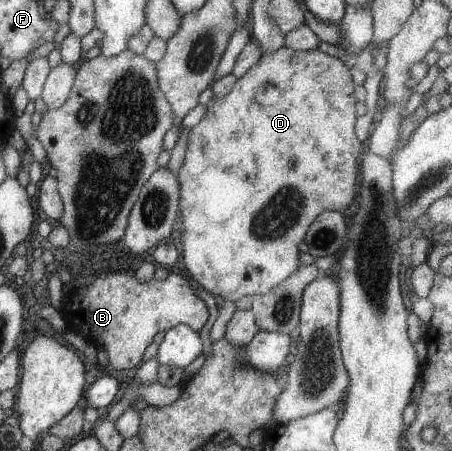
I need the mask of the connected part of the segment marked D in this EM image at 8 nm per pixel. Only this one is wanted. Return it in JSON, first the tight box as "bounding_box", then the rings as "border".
{"bounding_box":[178,46,365,301],"border":[[[285,46],[279,47],[275,52],[263,53],[249,70],[235,80],[231,90],[216,98],[207,107],[199,122],[190,128],[184,161],[178,169],[178,210],[181,212],[180,227],[183,232],[181,240],[181,258],[191,278],[200,284],[212,296],[221,296],[224,301],[239,300],[242,296],[265,294],[276,284],[285,280],[299,267],[299,251],[297,245],[307,232],[307,228],[320,212],[342,212],[352,201],[357,192],[358,172],[365,148],[355,136],[354,122],[356,115],[356,100],[353,98],[353,87],[350,70],[343,61],[319,50],[294,51]]]}

